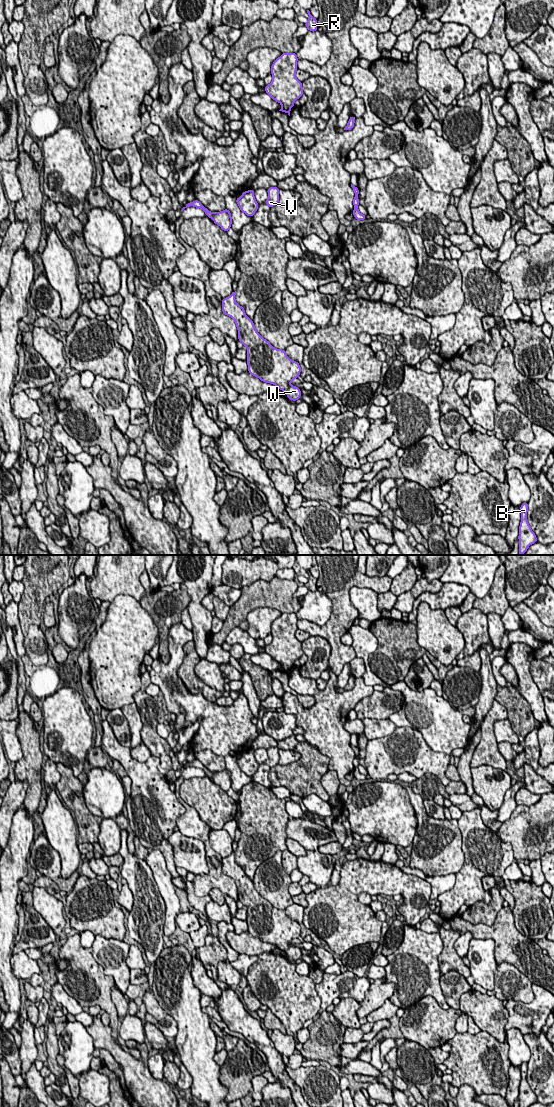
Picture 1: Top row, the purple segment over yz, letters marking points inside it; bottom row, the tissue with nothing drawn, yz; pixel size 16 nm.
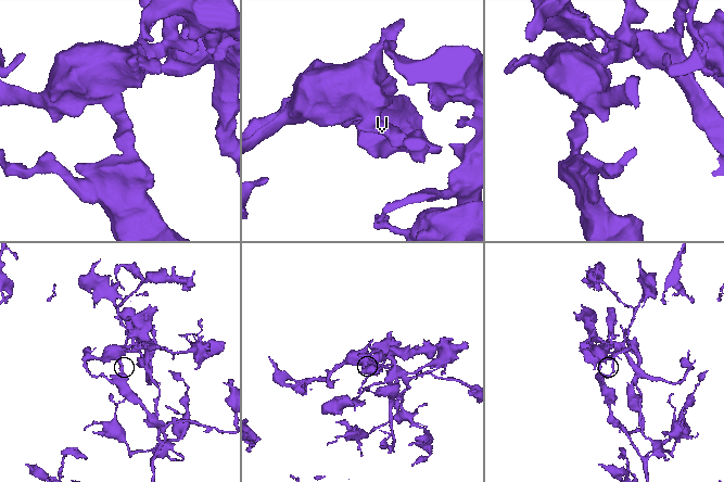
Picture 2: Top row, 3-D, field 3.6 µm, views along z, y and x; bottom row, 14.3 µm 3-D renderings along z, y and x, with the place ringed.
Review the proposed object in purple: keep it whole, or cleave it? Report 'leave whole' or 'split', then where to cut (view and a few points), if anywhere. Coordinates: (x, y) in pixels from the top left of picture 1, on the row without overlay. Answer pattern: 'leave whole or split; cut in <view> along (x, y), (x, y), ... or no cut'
leave whole; no cut

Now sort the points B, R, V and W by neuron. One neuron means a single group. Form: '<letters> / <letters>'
B R V W

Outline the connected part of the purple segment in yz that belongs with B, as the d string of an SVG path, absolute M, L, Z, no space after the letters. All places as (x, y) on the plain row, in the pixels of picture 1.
M523 1062L520 1066L521 1082L519 1086L519 1107L529 1107L538 1102L535 1093L527 1081L528 1063Z

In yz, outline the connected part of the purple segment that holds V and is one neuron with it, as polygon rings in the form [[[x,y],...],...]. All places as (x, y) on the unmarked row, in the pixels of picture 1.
[[[270,747],[267,749],[268,759],[266,760],[266,764],[271,768],[278,764],[279,762],[279,748],[278,747]]]

